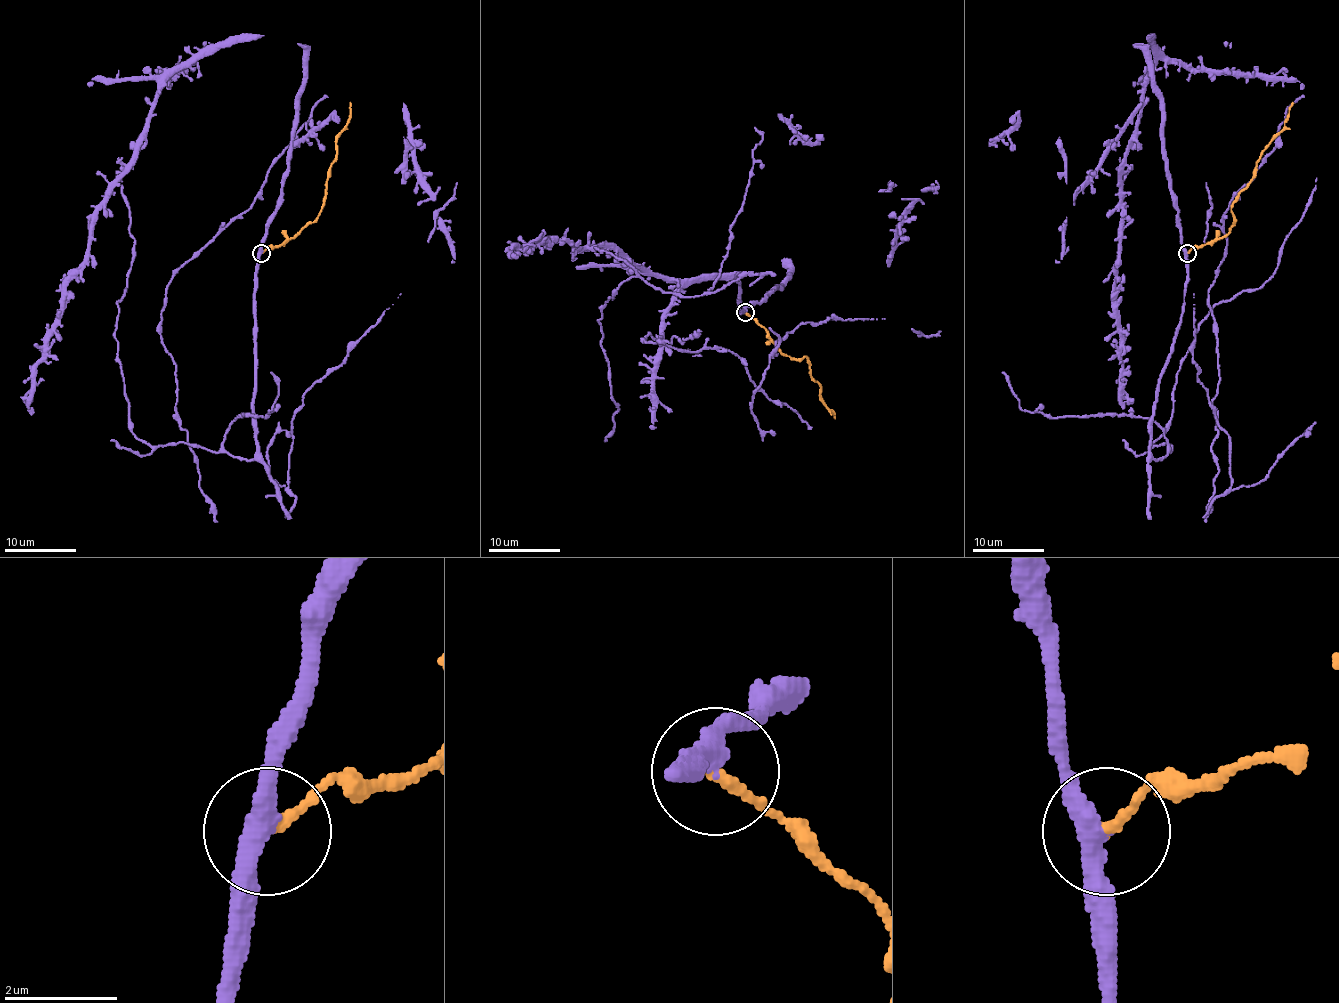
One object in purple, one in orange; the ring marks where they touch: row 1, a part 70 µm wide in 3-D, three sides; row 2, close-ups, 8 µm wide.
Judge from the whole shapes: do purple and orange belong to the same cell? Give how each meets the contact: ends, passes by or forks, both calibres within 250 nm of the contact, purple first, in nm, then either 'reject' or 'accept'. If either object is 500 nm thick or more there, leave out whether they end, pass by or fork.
purple passes by; orange ends there; 360 nm thick on the purple side, 200 nm on the other; reject

